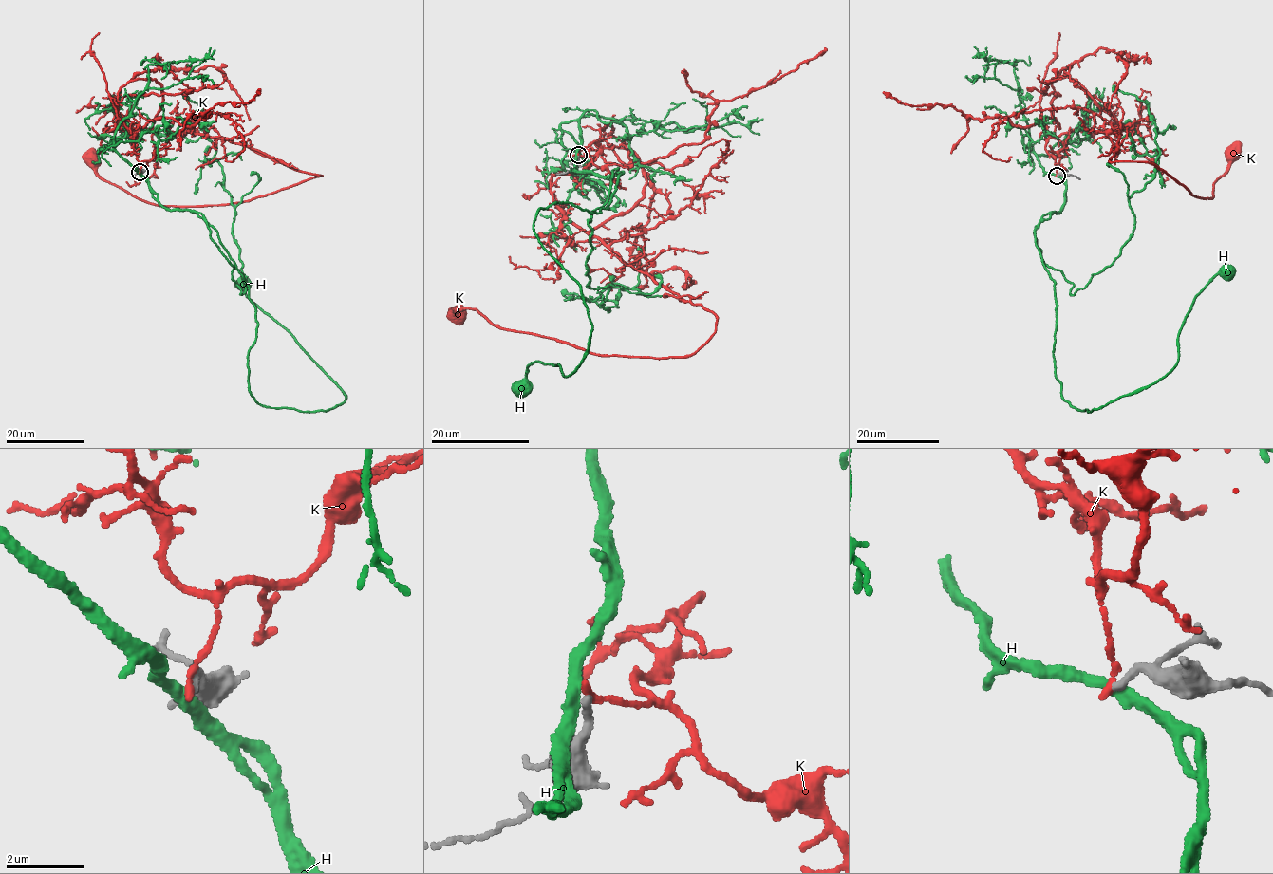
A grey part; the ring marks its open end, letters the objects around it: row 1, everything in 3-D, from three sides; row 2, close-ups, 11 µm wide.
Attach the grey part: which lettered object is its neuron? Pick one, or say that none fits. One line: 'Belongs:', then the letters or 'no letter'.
Belongs: no letter

